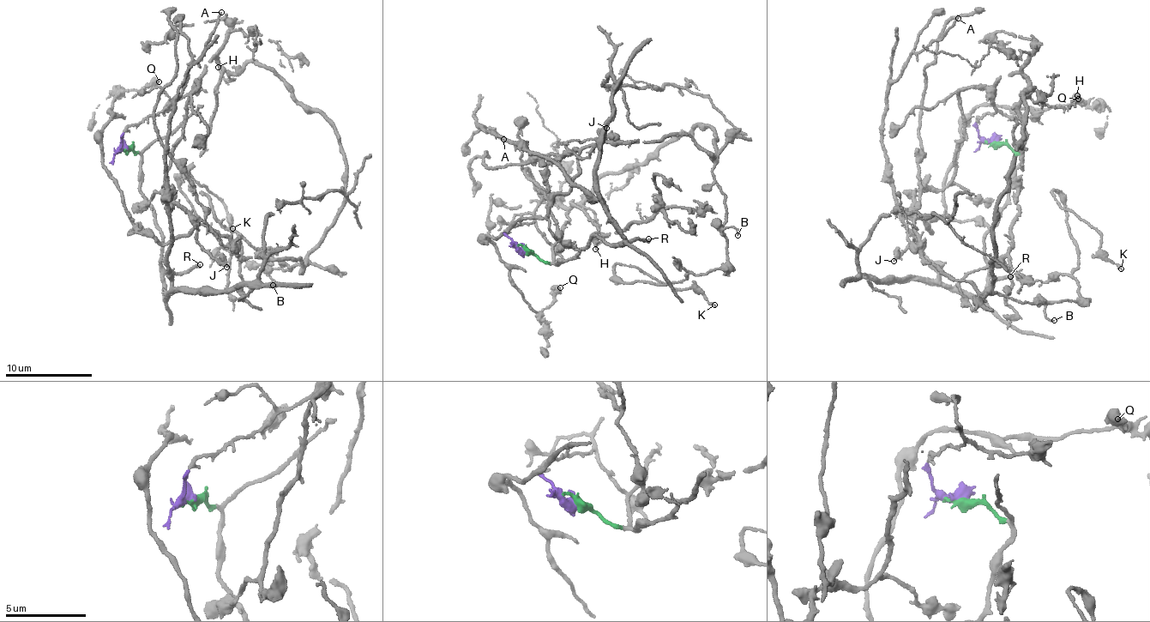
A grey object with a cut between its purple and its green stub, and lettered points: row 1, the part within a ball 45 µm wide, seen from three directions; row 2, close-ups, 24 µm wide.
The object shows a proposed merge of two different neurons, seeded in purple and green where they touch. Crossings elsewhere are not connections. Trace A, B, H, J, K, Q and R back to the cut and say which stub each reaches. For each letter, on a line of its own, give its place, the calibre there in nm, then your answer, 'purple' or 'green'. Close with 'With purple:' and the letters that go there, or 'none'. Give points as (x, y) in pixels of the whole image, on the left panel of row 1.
A: at (221, 12); 150 nm thick; green
B: at (273, 285); 150 nm thick; purple
H: at (218, 67); 160 nm thick; purple
J: at (226, 267); 300 nm thick; purple
K: at (232, 228); 200 nm thick; purple
Q: at (159, 81); 440 nm thick; purple
R: at (200, 264); 260 nm thick; green
With purple: B, H, J, K, Q

